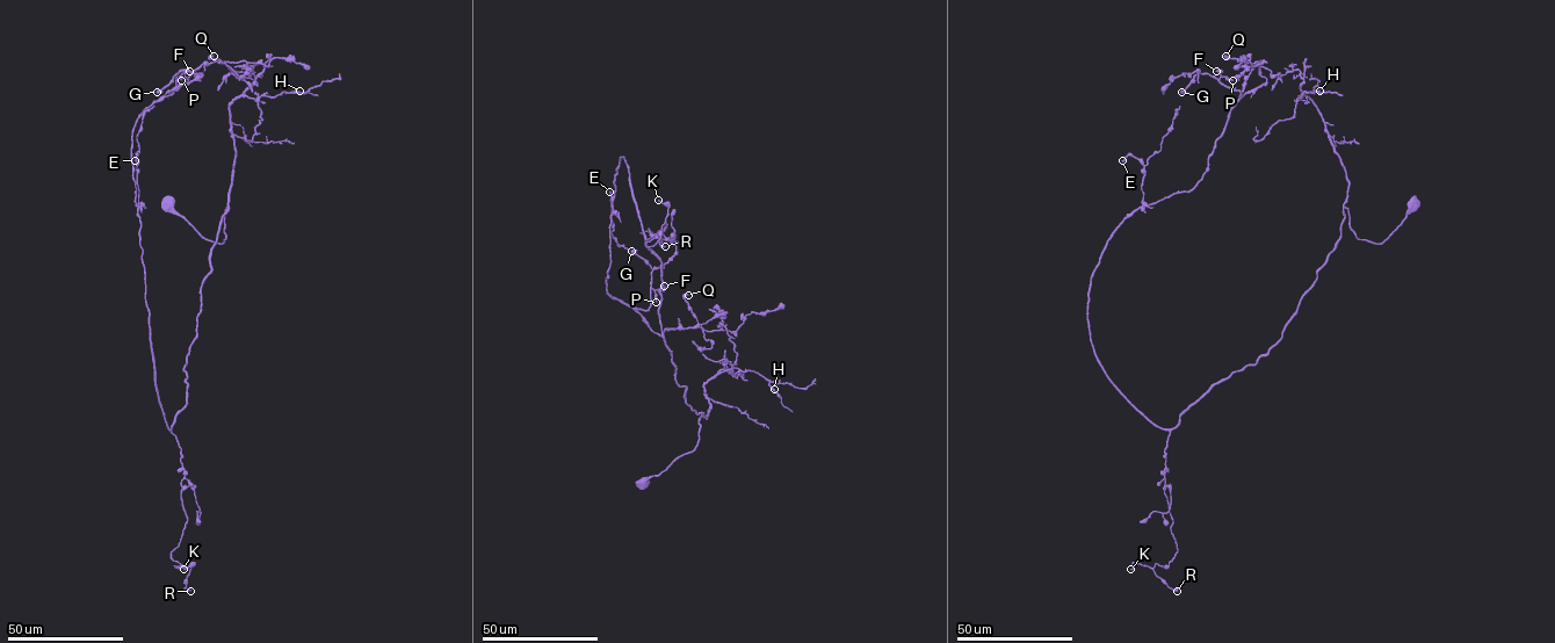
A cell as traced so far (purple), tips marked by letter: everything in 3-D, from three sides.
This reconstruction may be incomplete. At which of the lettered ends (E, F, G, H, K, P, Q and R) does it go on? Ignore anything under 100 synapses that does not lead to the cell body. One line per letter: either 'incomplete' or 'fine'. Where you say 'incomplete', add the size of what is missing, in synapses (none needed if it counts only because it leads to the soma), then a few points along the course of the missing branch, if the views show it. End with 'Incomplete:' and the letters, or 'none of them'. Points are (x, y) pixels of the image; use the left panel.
E: fine
F: fine
G: fine
H: fine
K: fine
P: fine
Q: fine
R: fine
Incomplete: none of them

